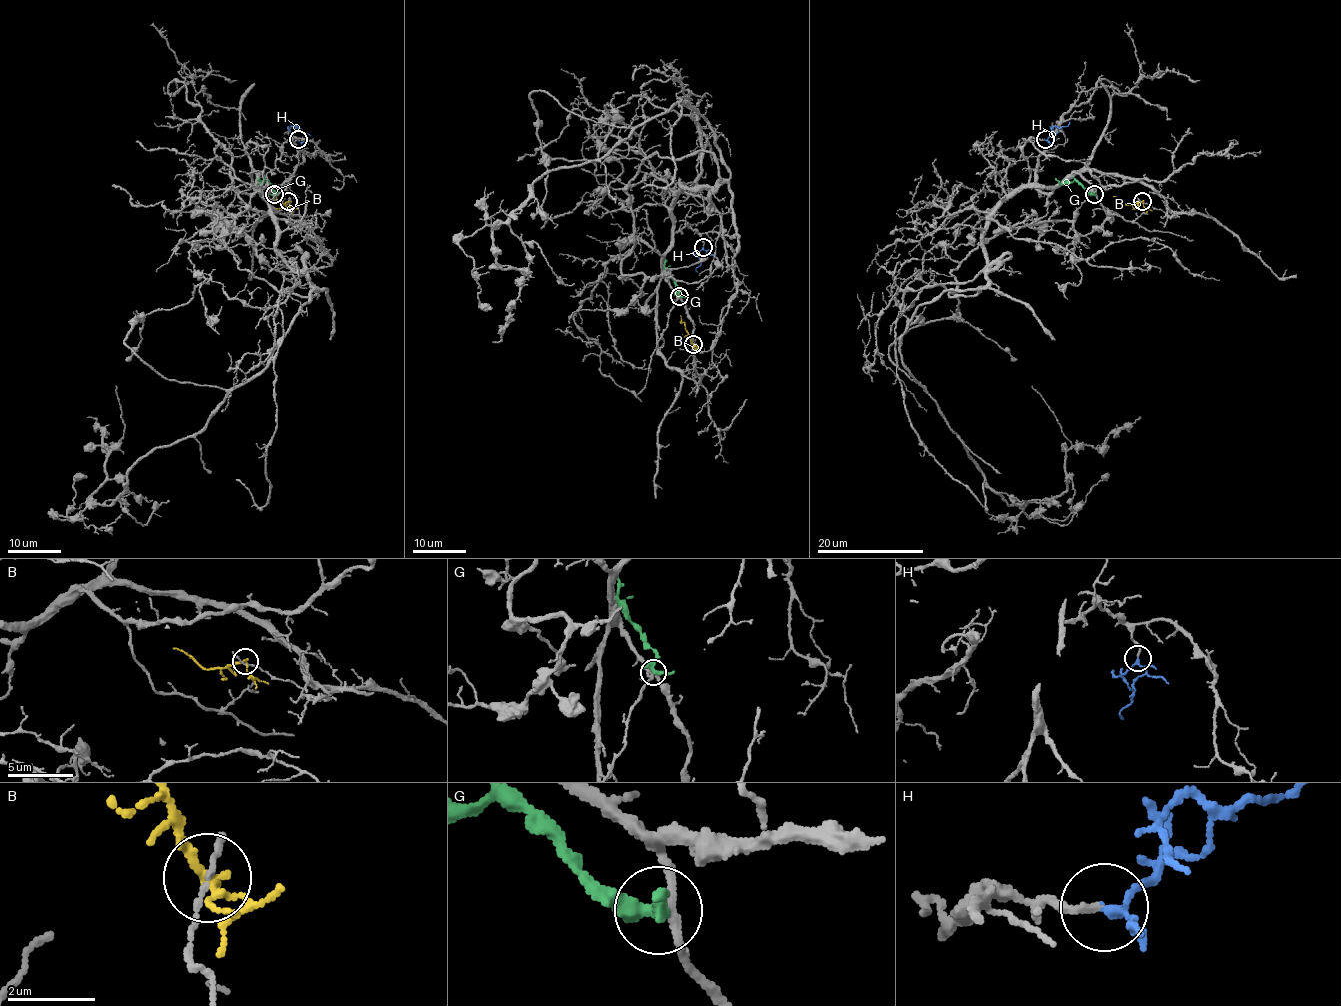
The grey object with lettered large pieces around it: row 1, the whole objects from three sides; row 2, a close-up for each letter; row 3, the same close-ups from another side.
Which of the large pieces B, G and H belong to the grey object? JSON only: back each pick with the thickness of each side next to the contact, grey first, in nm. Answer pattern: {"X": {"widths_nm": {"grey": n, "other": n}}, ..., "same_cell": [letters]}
{"H": {"widths_nm": {"grey": 160, "other": 160}}, "same_cell": ["H"]}

